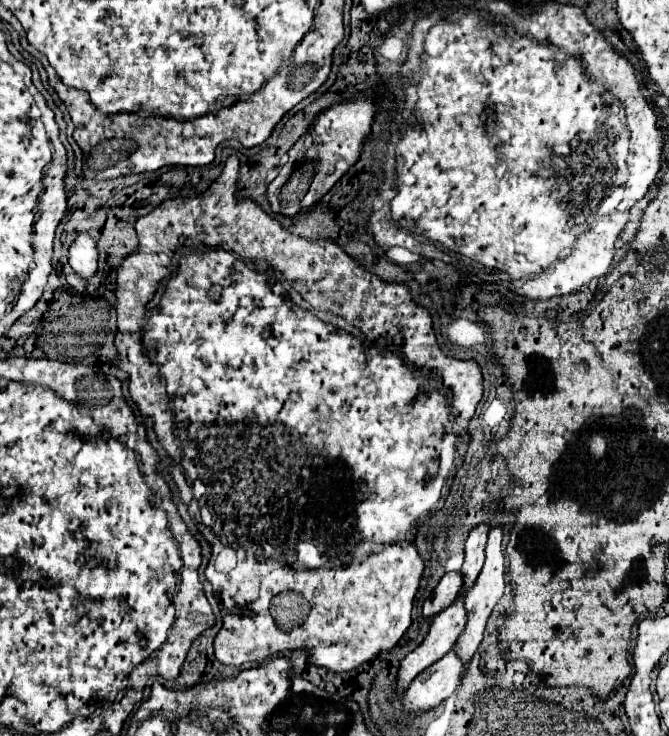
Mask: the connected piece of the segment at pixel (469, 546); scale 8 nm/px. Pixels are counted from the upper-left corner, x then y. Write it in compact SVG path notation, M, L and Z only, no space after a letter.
M480 524L476 526L468 540L466 540L466 558L464 558L464 564L462 564L462 580L464 580L464 586L460 590L460 596L464 596L464 592L470 588L472 582L476 582L478 574L480 574L480 568L484 564L484 546L486 546L486 538L488 538L488 526L486 524Z

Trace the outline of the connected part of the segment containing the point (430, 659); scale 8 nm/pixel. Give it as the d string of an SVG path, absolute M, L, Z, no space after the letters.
M456 598L446 610L434 616L430 632L424 638L424 642L400 662L398 676L396 676L398 696L402 696L408 690L408 684L420 672L424 672L428 666L438 662L444 654L448 654L454 648L454 642L464 630L464 624L466 624L466 612L464 612L462 598Z

